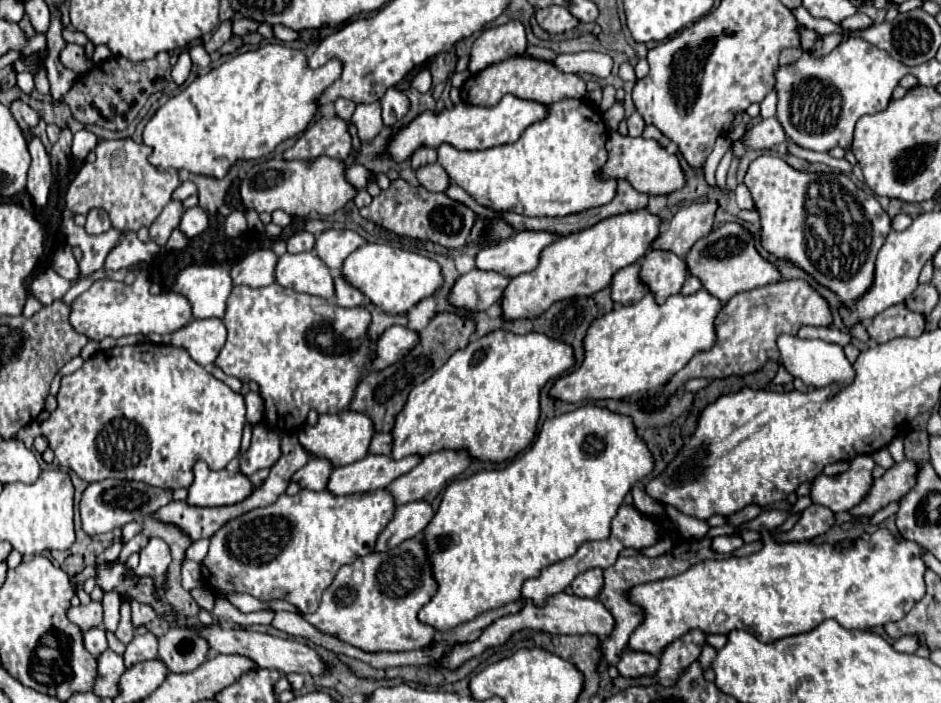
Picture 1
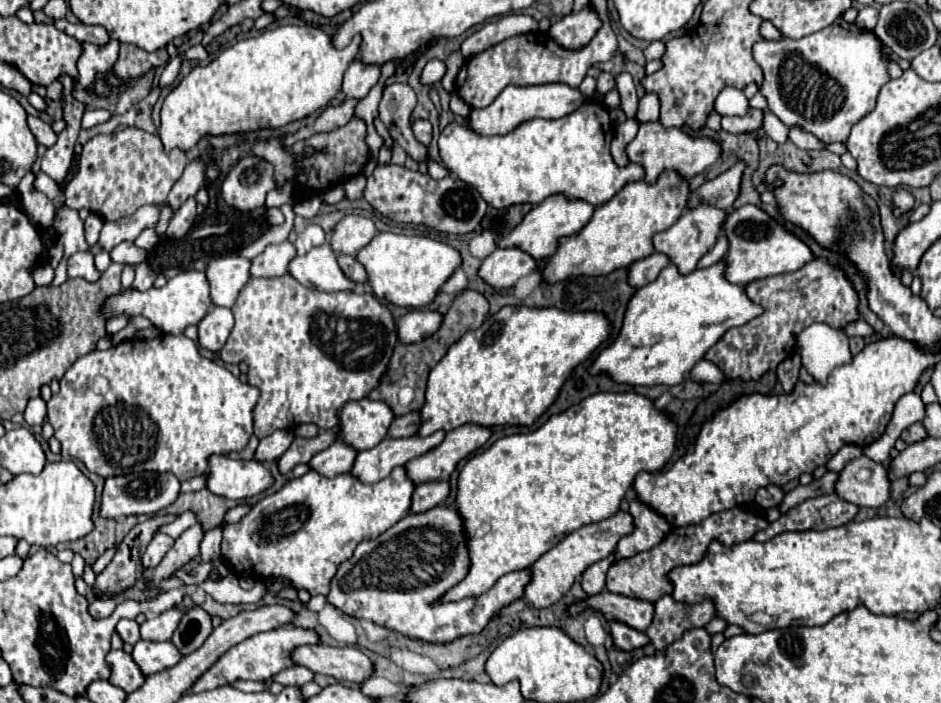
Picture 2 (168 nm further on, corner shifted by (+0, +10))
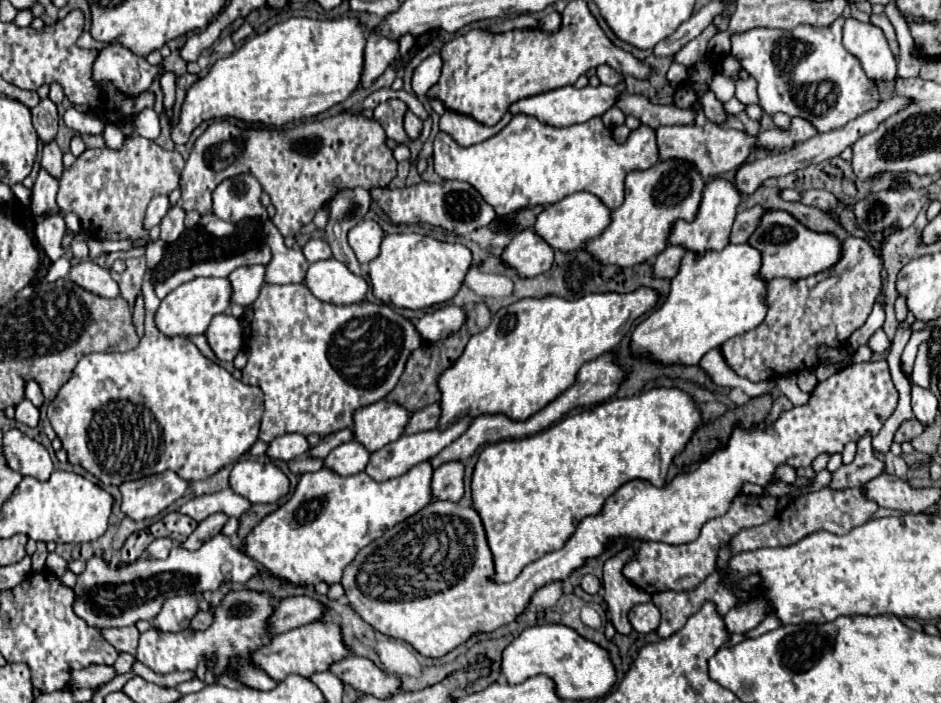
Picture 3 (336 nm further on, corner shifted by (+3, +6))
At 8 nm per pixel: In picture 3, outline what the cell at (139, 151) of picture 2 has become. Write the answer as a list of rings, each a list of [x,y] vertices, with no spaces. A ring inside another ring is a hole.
[[[130,136],[120,152],[112,152],[108,148],[86,150],[70,168],[64,170],[60,178],[58,208],[64,212],[74,212],[80,218],[82,230],[90,234],[90,238],[132,240],[134,248],[146,246],[146,206],[154,196],[170,194],[178,188],[182,168],[184,158],[180,152],[168,152],[154,140],[142,136]]]

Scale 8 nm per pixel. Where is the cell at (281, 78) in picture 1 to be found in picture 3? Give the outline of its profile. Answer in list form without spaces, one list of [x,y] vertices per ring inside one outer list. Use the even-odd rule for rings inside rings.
[[[288,18],[278,22],[268,32],[246,40],[236,52],[220,58],[210,72],[200,78],[186,94],[182,104],[180,122],[172,126],[172,140],[186,144],[192,130],[208,118],[238,118],[244,122],[264,122],[268,126],[284,126],[288,122],[310,118],[326,112],[338,102],[344,102],[358,86],[364,68],[366,34],[358,18],[340,20],[312,20],[312,18]]]

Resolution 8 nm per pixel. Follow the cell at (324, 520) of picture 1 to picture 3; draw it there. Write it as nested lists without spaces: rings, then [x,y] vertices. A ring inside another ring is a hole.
[[[422,462],[416,464],[410,472],[404,476],[376,482],[366,472],[354,474],[354,476],[340,476],[332,472],[330,468],[322,468],[318,472],[302,474],[294,494],[288,498],[286,504],[282,504],[274,514],[268,514],[246,538],[244,552],[256,560],[264,570],[272,572],[274,576],[286,578],[292,584],[308,584],[314,586],[318,582],[336,584],[342,578],[344,568],[354,560],[354,556],[380,538],[388,528],[404,522],[408,516],[416,514],[424,506],[432,502],[432,464]]]

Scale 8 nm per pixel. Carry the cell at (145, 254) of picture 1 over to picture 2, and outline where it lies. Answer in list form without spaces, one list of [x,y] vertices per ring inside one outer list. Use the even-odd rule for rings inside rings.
[[[121,242],[109,254],[111,254],[111,260],[113,262],[127,265],[140,264],[147,258],[147,252],[135,246],[133,242]]]

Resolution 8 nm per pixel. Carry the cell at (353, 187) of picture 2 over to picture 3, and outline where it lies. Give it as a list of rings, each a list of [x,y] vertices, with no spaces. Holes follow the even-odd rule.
[[[352,188],[352,190],[340,190],[328,204],[328,224],[326,224],[326,240],[332,248],[332,254],[336,260],[344,262],[350,272],[360,274],[360,264],[356,260],[356,254],[348,246],[348,230],[354,228],[364,220],[372,204],[370,190],[364,188]]]

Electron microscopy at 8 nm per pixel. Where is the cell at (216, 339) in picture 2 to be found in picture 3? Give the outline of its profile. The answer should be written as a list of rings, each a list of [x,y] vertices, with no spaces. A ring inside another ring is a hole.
[[[230,314],[216,316],[216,320],[212,320],[212,324],[208,326],[206,338],[208,338],[210,348],[218,356],[218,360],[228,360],[228,362],[234,360],[234,356],[244,346],[242,326]]]

